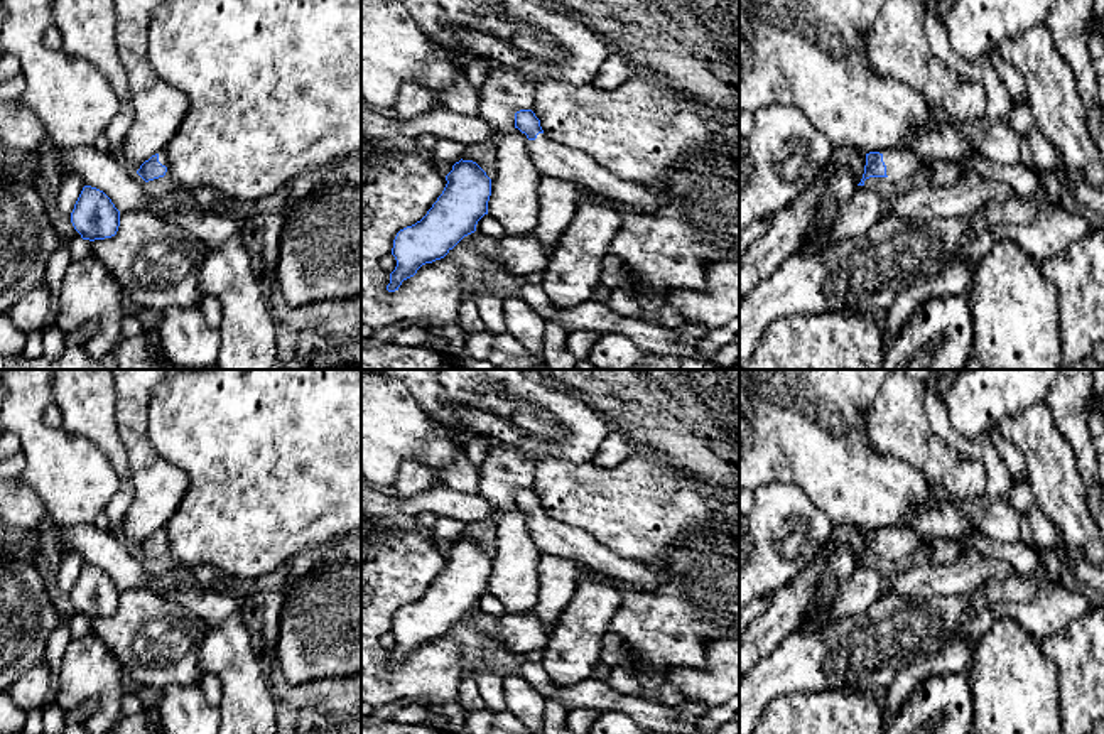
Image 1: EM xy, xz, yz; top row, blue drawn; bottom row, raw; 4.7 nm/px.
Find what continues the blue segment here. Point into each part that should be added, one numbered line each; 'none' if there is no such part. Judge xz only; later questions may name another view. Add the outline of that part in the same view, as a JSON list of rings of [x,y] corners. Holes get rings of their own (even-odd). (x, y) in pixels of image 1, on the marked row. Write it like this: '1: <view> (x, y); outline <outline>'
1: xz (554, 161); outline [[[545,133],[528,140],[528,148],[542,177],[571,181],[621,211],[655,211],[663,201],[658,191],[616,177],[589,155],[550,142]]]

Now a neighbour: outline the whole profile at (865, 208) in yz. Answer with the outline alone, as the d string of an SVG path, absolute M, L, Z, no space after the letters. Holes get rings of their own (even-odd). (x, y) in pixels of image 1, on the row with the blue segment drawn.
M859 186L842 208L837 223L827 235L827 246L851 236L864 235L885 214L881 197L874 189Z

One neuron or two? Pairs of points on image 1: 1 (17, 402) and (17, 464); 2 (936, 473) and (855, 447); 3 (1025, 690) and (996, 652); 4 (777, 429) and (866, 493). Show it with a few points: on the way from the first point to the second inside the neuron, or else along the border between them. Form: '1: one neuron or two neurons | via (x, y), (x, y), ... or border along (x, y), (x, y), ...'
1: two neurons | border along (22, 451), (24, 469), (17, 476)
2: two neurons | border along (875, 451), (907, 461), (930, 485)
3: one neuron | via (1015, 680), (1008, 674), (1006, 662)
4: one neuron | via (799, 429), (844, 473)

